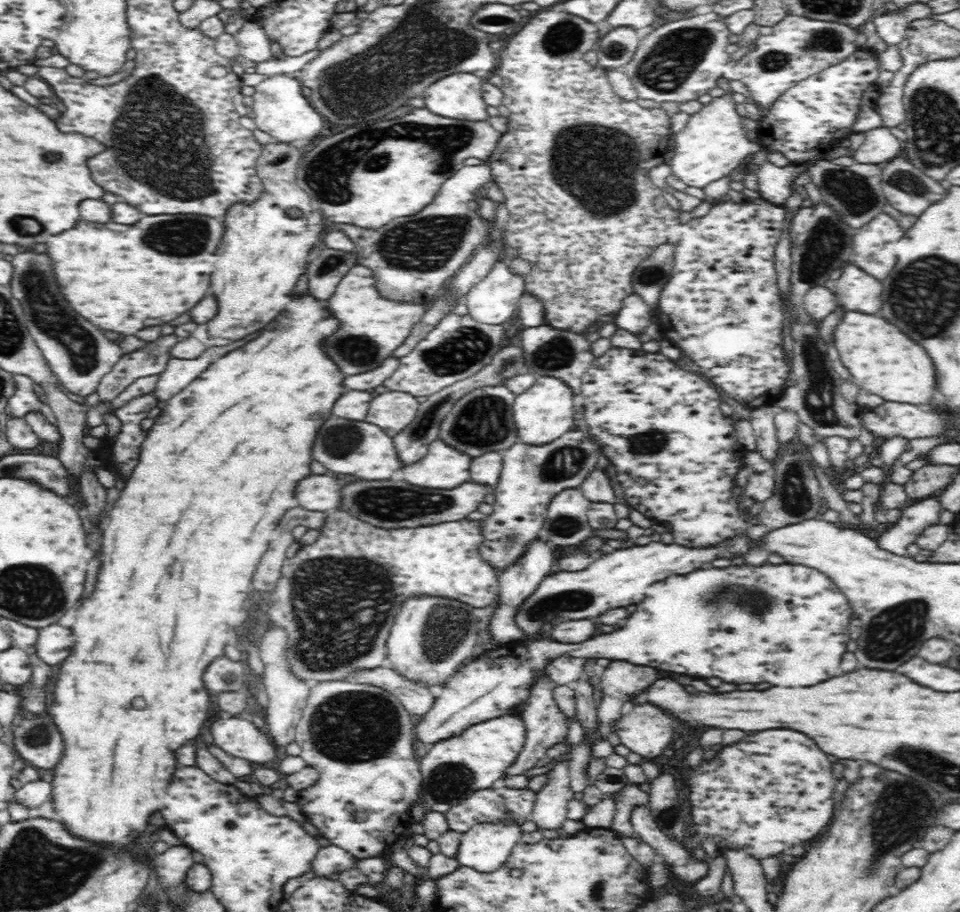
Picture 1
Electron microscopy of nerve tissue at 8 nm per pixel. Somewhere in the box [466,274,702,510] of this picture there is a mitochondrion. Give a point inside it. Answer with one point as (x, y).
(564, 463)

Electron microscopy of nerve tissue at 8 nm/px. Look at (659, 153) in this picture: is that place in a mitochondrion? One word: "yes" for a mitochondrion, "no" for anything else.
no

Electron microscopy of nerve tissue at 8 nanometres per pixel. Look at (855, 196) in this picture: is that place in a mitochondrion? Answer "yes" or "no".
yes

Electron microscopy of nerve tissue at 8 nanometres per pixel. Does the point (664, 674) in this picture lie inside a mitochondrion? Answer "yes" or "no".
no

